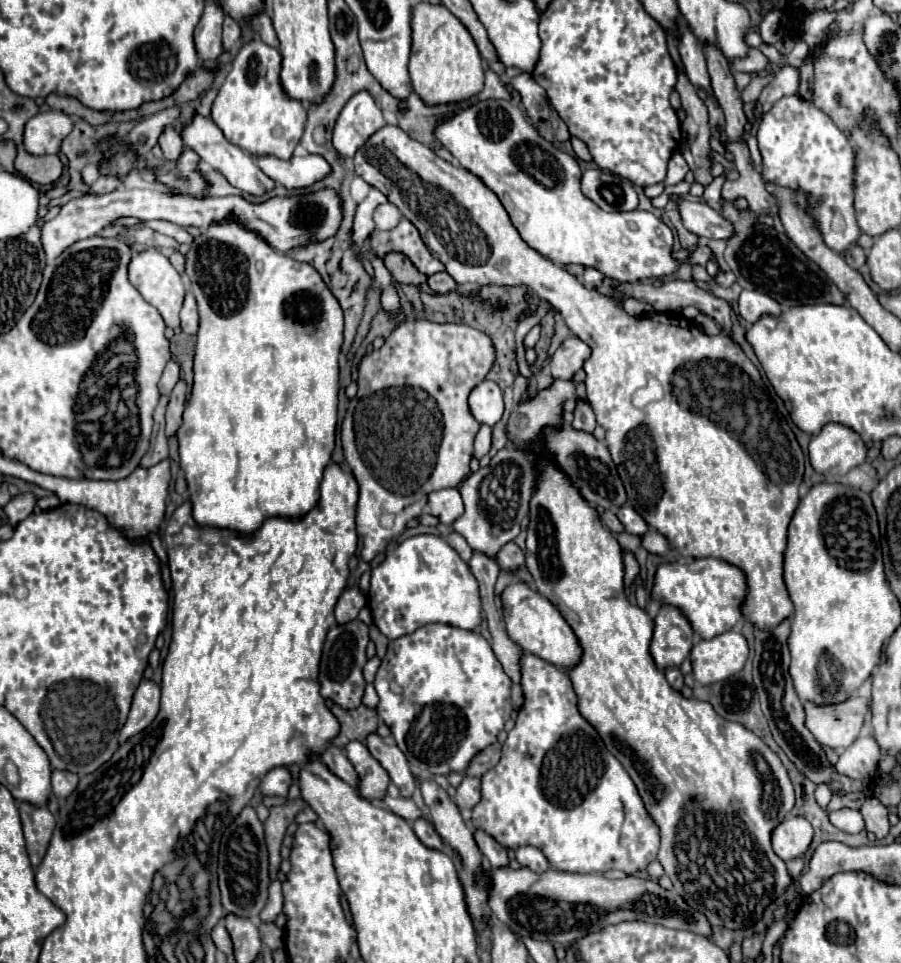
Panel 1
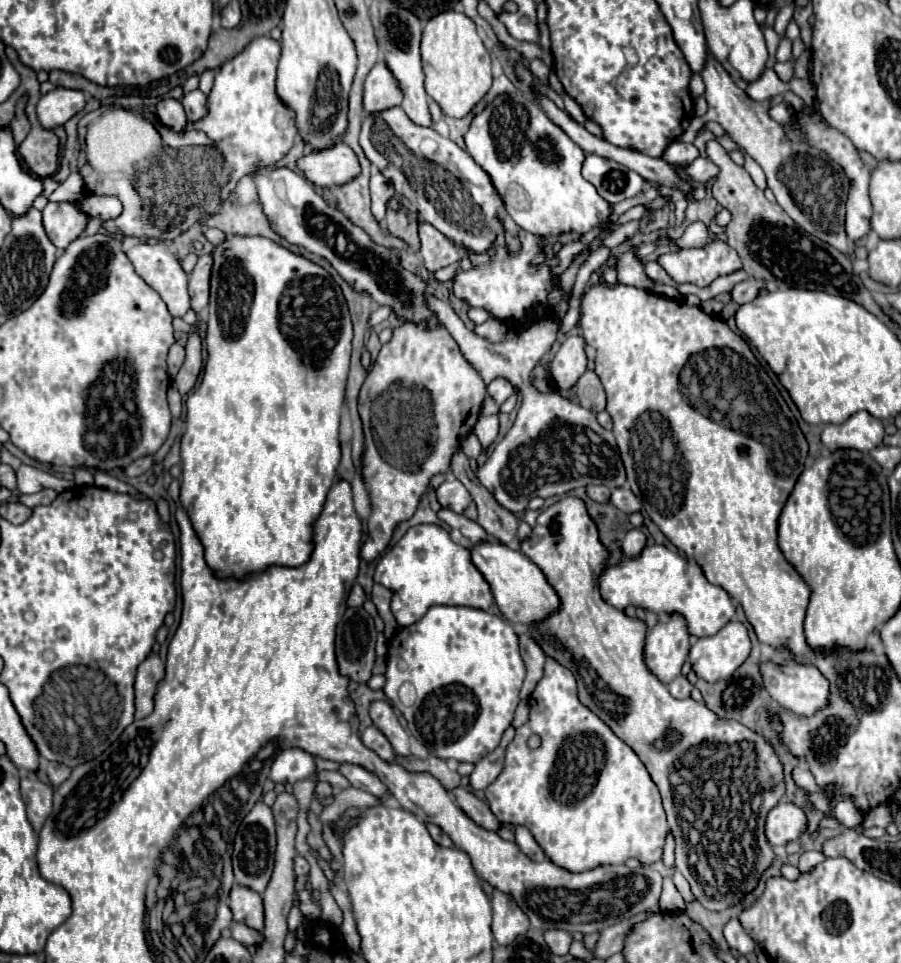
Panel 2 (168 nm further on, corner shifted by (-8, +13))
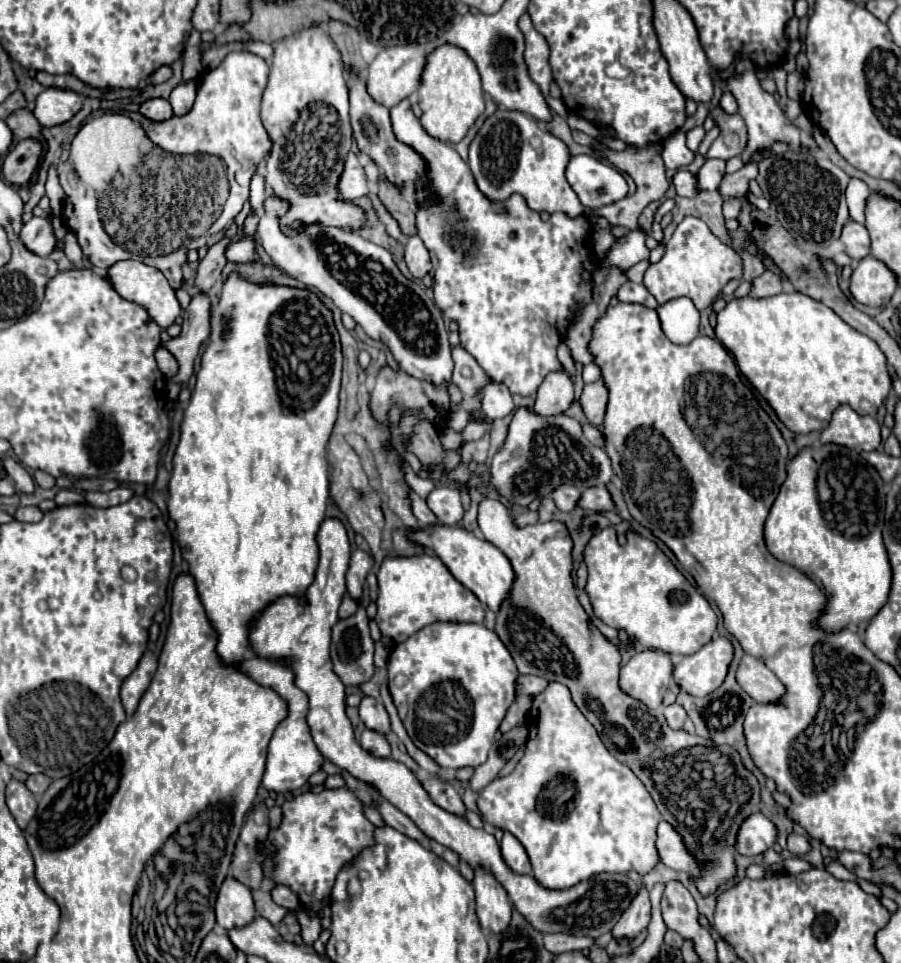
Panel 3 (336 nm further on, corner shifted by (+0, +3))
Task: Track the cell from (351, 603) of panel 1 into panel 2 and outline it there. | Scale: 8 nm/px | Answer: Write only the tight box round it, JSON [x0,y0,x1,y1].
[348,584,366,608]

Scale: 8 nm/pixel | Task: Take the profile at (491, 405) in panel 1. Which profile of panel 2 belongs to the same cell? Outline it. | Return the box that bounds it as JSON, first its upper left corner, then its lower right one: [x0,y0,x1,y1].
[488,378,512,406]

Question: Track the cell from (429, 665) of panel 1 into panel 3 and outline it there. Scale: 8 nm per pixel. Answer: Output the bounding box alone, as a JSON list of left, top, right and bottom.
[388,622,518,768]

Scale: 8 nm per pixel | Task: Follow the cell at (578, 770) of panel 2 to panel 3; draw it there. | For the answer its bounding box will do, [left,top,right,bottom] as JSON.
[478,682,660,890]

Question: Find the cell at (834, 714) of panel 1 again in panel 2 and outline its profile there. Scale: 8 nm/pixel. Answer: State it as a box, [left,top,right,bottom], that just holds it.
[762,662,828,716]

